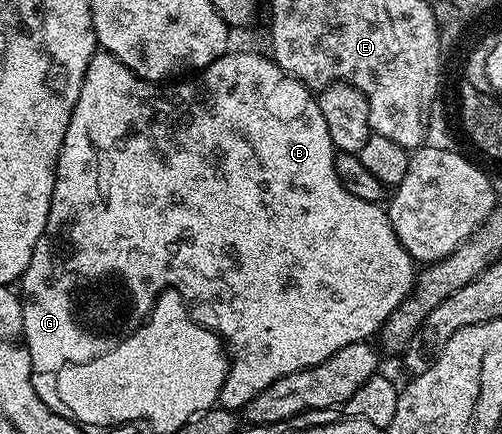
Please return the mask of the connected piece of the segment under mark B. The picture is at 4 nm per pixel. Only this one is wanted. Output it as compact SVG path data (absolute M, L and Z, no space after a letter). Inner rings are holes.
M99 48L94 51L92 60L88 60L88 68L84 72L84 80L80 84L80 100L76 100L72 120L68 120L68 132L64 132L64 144L60 148L60 156L58 157L48 220L46 221L44 232L32 252L32 260L28 260L28 268L22 273L20 290L30 290L30 294L34 294L34 302L42 302L42 290L46 290L46 286L42 286L42 282L58 282L58 278L42 278L42 274L46 274L46 270L58 270L58 274L62 274L62 302L66 302L66 290L70 290L70 282L94 282L94 278L110 278L110 274L118 274L118 278L126 278L126 282L130 282L130 286L142 286L142 282L138 282L138 270L142 270L142 278L146 278L146 270L150 270L150 282L154 282L154 286L160 286L163 290L173 288L182 291L182 299L185 300L187 306L192 308L194 317L199 319L203 326L207 326L208 329L214 331L219 338L224 340L224 345L231 361L230 369L234 372L234 382L230 382L230 390L234 390L234 386L238 386L238 402L241 402L245 407L252 401L250 394L256 397L260 392L264 392L264 388L268 388L268 384L276 384L276 380L280 380L280 376L288 376L292 372L312 368L316 364L328 360L328 356L332 356L340 348L348 348L348 344L373 339L373 334L375 337L381 331L382 325L388 320L388 316L392 316L392 312L396 312L396 308L400 308L403 300L409 298L415 289L416 263L404 248L404 244L400 244L400 240L390 223L389 213L379 203L360 200L360 196L348 192L344 188L344 184L340 184L334 167L335 153L332 140L328 136L328 124L324 124L324 116L320 112L317 97L303 82L296 80L291 74L281 70L274 63L273 57L266 55L265 58L262 54L249 54L246 50L240 51L239 54L227 52L221 54L212 64L208 64L203 70L197 71L197 73L187 77L185 80L174 80L169 84L159 84L136 76L136 72L132 72L127 66L120 64L120 60L116 60L116 56L112 56L108 51ZM124 256L141 256L141 261L150 262L150 266L138 266L138 262L123 260Z

